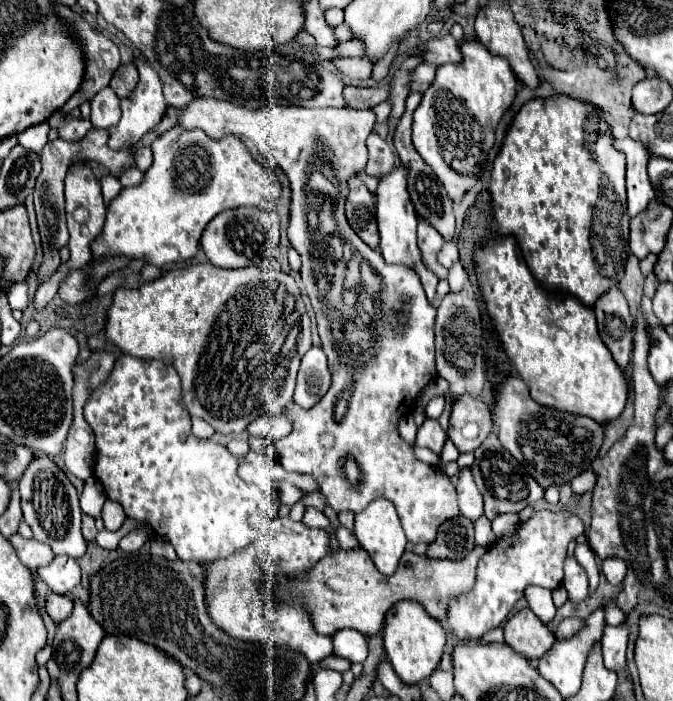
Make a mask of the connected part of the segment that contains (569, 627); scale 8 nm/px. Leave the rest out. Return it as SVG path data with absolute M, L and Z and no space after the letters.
M567 618L560 622L556 636L557 640L567 640L575 636L584 626L585 621L580 618Z

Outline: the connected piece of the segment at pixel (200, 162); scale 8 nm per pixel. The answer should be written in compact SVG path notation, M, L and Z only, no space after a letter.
M175 124L175 126L171 126L165 134L161 134L161 136L153 142L151 148L153 148L155 160L153 160L153 166L145 172L145 180L143 180L139 186L135 186L135 188L123 188L121 194L119 194L119 196L109 204L109 208L107 208L107 220L105 220L103 234L101 234L101 236L95 240L95 244L93 244L95 262L113 258L113 256L117 256L117 254L131 256L133 260L139 258L139 256L145 256L145 260L147 260L149 264L157 264L157 266L167 266L167 264L171 264L171 262L189 260L189 258L195 256L195 252L197 252L197 248L199 248L199 238L201 238L205 226L209 224L209 220L211 220L213 216L217 216L217 214L223 212L223 210L237 208L237 206L255 206L255 208L261 208L261 210L273 210L273 204L275 204L275 200L277 200L279 194L281 194L281 186L269 176L269 172L267 172L259 162L255 162L255 160L251 158L249 150L245 148L245 144L243 144L237 136L221 136L221 140L213 140L213 138L205 136L205 132L185 132L183 128L177 128L177 124Z

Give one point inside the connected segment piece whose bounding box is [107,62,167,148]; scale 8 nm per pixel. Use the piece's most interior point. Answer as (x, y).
(142, 110)

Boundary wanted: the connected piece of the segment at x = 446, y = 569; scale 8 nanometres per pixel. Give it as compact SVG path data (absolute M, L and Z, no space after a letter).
M475 546L465 560L431 560L427 556L405 552L399 560L397 572L385 576L377 572L373 560L363 548L349 552L335 550L333 556L319 560L317 566L309 568L309 572L301 572L301 576L289 576L289 580L285 576L269 576L265 584L273 600L301 604L309 616L313 616L313 628L317 628L319 634L333 636L343 628L351 628L363 636L375 636L383 628L387 610L401 600L417 600L429 616L441 620L447 610L447 598L467 592L475 584L475 568L483 554L483 546Z

